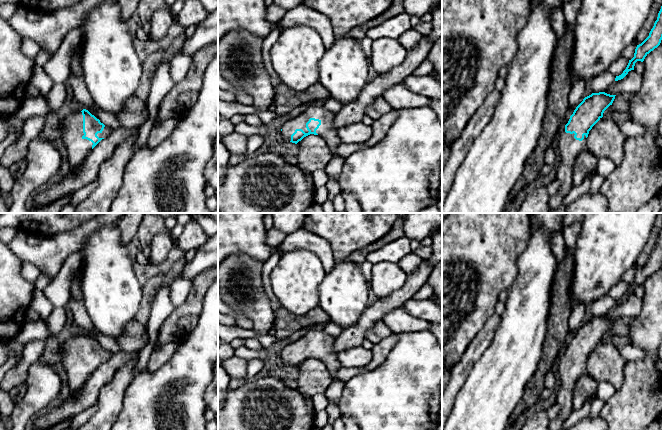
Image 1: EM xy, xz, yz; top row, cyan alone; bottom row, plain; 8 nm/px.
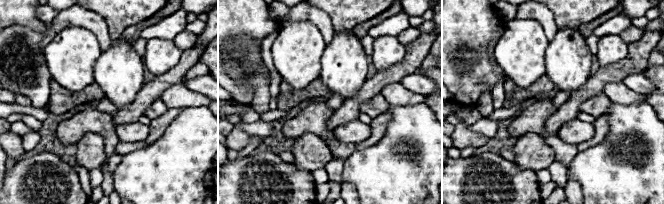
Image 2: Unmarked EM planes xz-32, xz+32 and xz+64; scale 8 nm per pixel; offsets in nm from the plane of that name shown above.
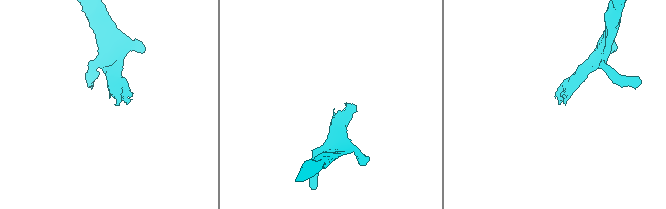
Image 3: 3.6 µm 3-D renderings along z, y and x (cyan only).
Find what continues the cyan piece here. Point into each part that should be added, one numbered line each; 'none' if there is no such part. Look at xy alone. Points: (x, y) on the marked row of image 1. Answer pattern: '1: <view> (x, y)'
1: xy (77, 148)

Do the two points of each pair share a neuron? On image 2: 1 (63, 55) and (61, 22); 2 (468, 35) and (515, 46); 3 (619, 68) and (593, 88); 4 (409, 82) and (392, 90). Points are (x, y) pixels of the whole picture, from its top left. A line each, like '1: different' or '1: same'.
1: different
2: different
3: same
4: different

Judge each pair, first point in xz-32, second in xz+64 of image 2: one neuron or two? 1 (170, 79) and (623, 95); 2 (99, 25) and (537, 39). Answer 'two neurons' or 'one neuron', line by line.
1: two neurons
2: two neurons

